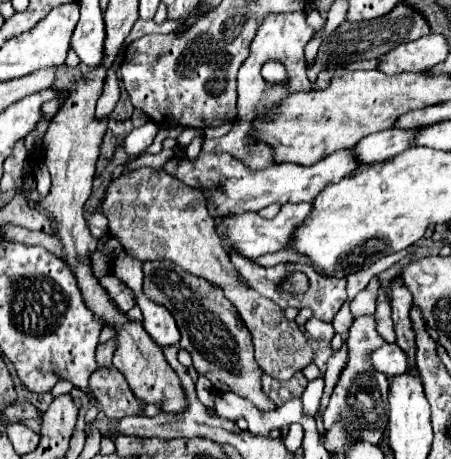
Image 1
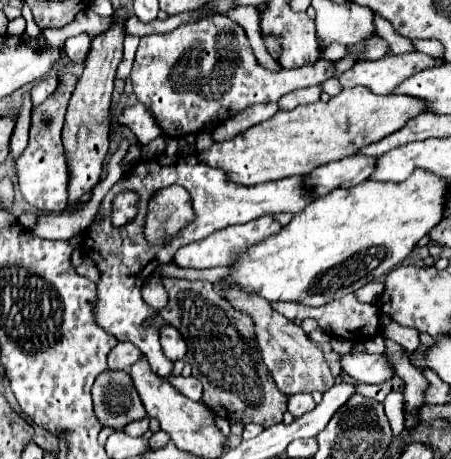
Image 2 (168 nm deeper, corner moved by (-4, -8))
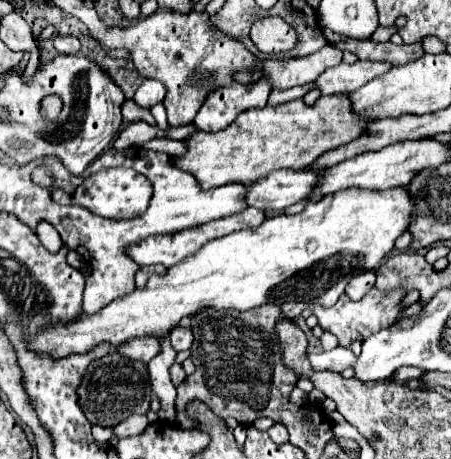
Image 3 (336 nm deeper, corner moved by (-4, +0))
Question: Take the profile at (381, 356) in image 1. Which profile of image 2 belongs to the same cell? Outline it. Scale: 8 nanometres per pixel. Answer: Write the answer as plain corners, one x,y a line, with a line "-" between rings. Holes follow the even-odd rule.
346,354
340,358
340,368
350,378
366,384
380,384
394,376
394,368
388,368
380,356
372,354

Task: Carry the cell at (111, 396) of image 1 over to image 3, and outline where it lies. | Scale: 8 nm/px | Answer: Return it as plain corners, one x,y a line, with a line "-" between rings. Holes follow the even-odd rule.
114,350
108,356
94,360
88,366
84,380
78,388
80,406
86,418
92,424
100,424
100,426
116,426
118,422
122,422
132,414
146,414
150,408
150,394
152,394
152,386
148,384
146,364
128,360

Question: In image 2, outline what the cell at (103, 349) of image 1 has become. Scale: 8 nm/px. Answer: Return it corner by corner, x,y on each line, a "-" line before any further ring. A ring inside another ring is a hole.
118,342
112,352
108,354
108,368
110,370
130,370
142,358
142,352
128,342

